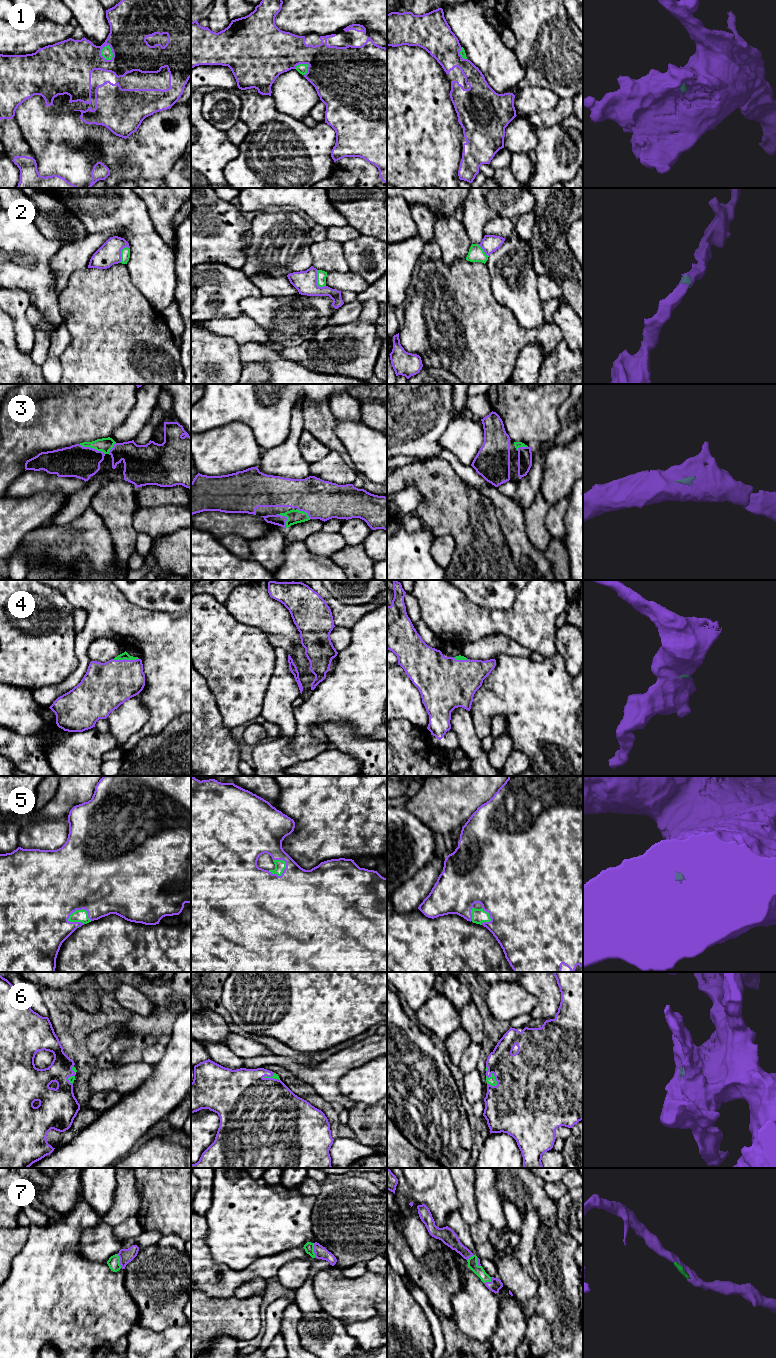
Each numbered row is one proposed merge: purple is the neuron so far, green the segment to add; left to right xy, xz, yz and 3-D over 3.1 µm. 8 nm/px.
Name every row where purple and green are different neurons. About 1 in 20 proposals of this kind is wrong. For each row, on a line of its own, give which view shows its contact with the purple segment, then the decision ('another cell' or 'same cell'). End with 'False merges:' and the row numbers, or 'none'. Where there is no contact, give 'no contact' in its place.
1: meets purple in xy; same cell
2: meets purple in xz; same cell
3: meets purple in xy; same cell
4: meets purple in xy; same cell
5: meets purple in xy; same cell
6: meets purple in yz; same cell
7: meets purple in xz; same cell
False merges: none

